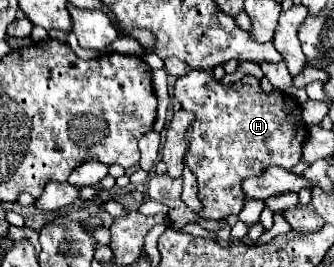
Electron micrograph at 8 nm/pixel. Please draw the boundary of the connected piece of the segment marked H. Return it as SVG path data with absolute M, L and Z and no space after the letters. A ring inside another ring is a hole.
M189 69L183 77L179 77L175 83L173 95L185 111L191 111L195 115L195 119L187 131L189 147L183 157L183 165L193 171L193 175L197 177L197 183L199 183L199 199L203 203L203 211L199 213L199 217L219 219L219 217L239 215L239 211L243 209L243 203L237 203L239 201L237 195L243 195L241 179L259 175L269 165L279 165L283 169L291 169L293 165L299 163L305 135L297 135L297 133L303 131L307 125L301 119L301 105L293 97L289 97L281 91L265 93L259 85L259 79L255 79L251 75L243 77L241 81L235 81L231 85L221 85L205 69Z

